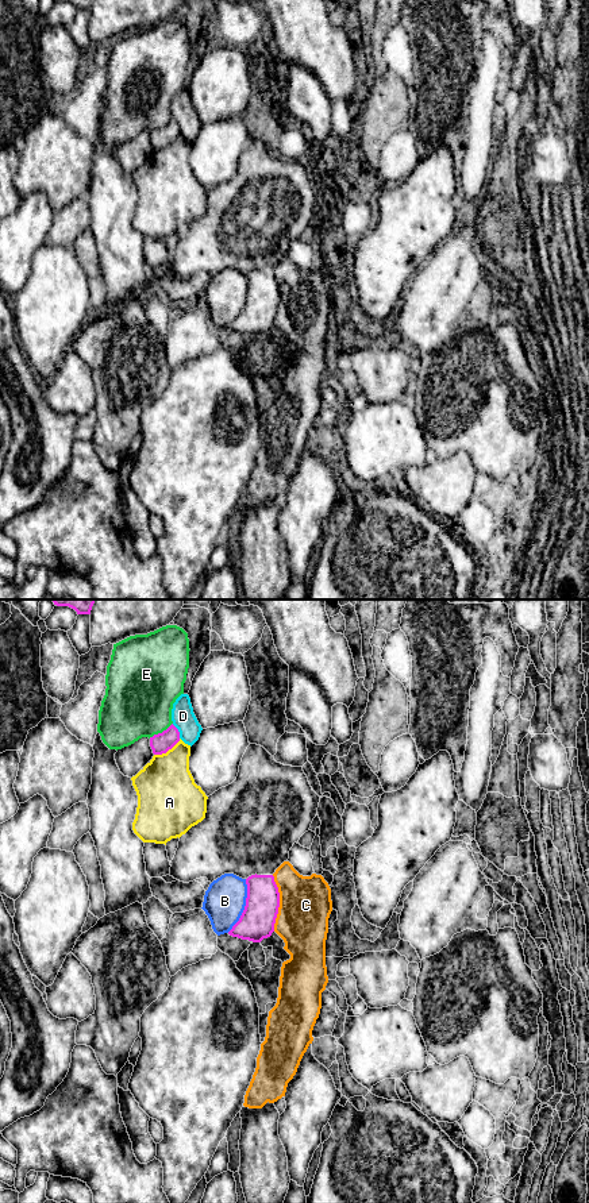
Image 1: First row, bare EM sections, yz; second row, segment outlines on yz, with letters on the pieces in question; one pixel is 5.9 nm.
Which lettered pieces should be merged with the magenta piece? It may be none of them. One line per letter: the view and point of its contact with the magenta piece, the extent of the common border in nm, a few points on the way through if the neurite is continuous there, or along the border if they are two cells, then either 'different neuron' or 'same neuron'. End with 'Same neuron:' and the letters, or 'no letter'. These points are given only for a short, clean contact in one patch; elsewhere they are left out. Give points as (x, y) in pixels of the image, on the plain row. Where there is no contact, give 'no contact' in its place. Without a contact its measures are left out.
A: contact yz (166, 146); length 190 nm; different neuron
B: contact yz (245, 301); length 340 nm; different neuron
C: contact yz (278, 299); length 340 nm; different neuron
D: contact yz (177, 126); length 100 nm; border yz (172, 119), (180, 132); different neuron
E: contact yz (160, 128); length 170 nm; different neuron
Same neuron: no letter

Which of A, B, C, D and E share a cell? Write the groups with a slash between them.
A / B / C / D / E

